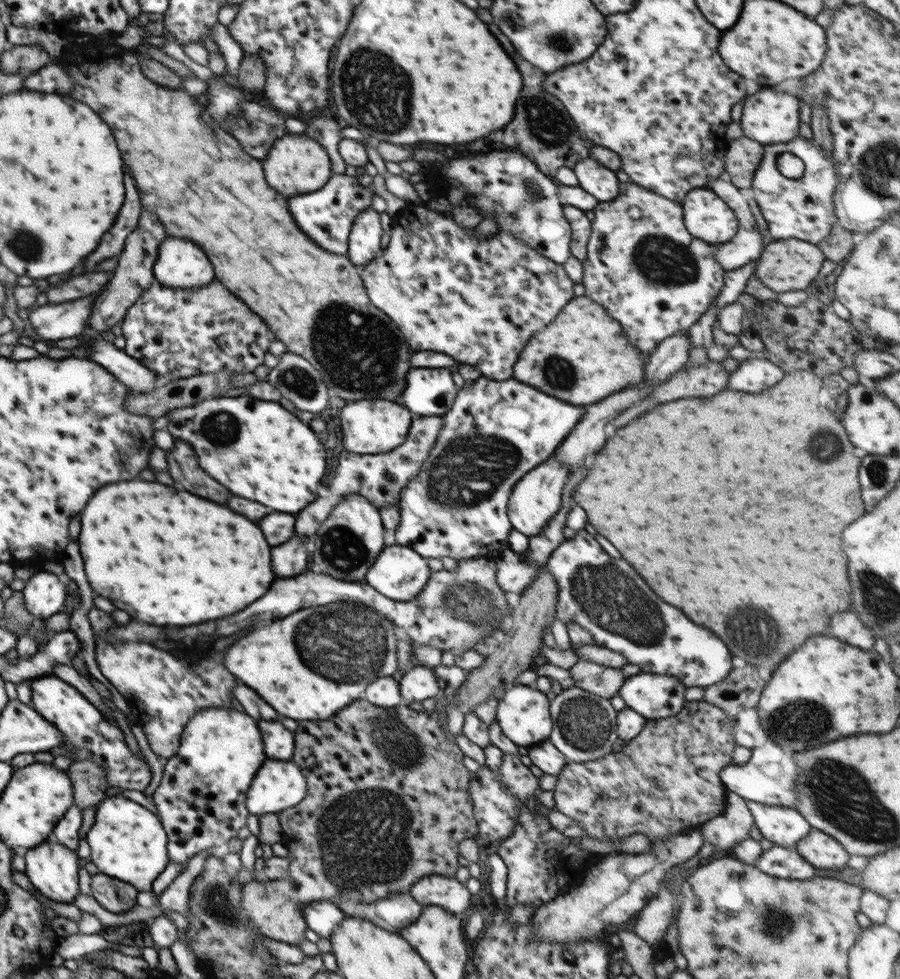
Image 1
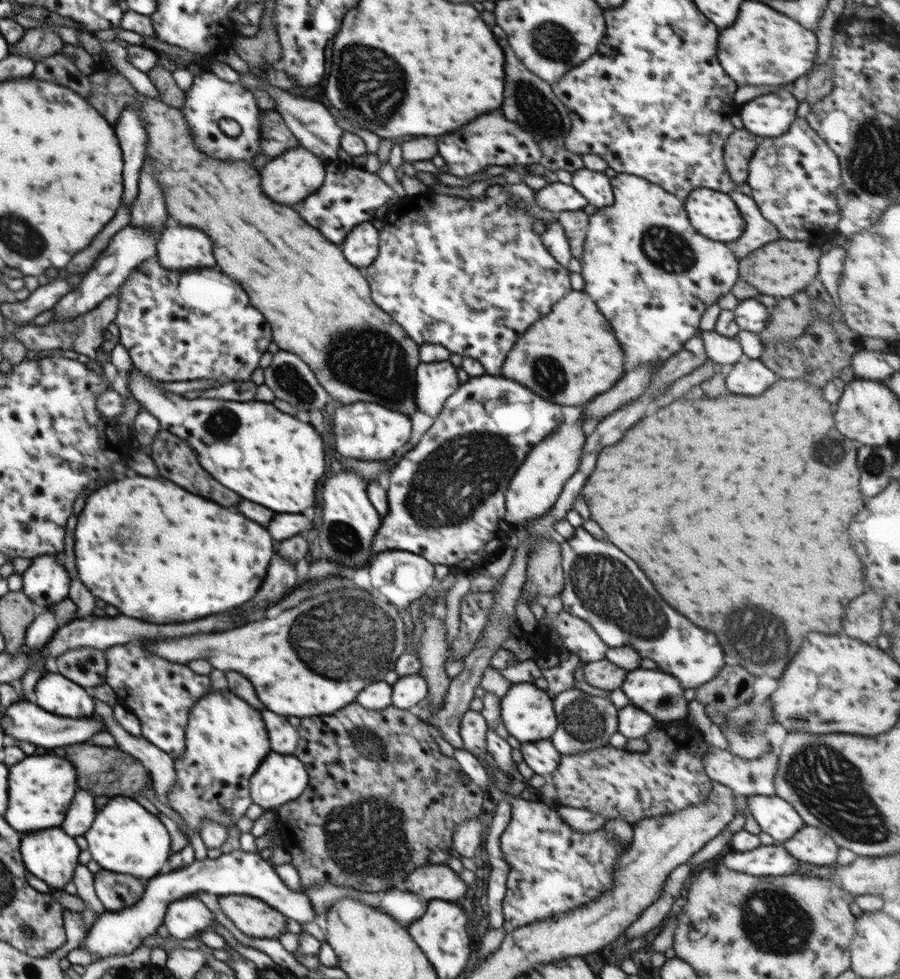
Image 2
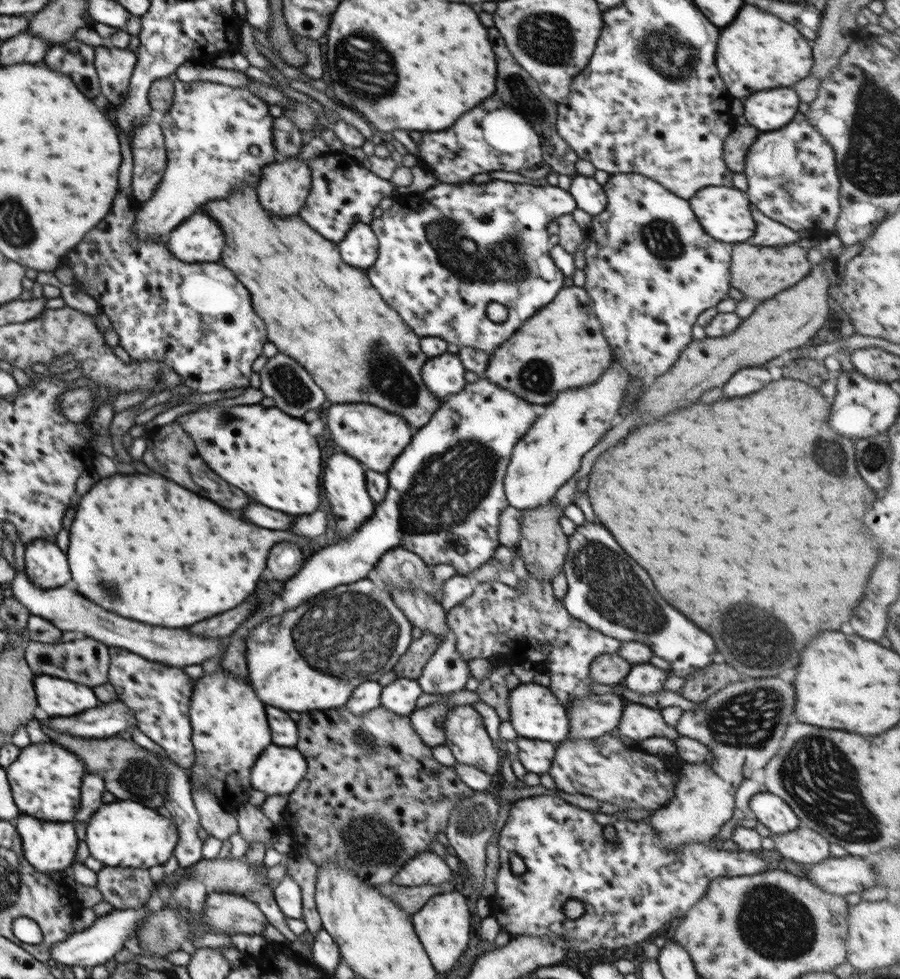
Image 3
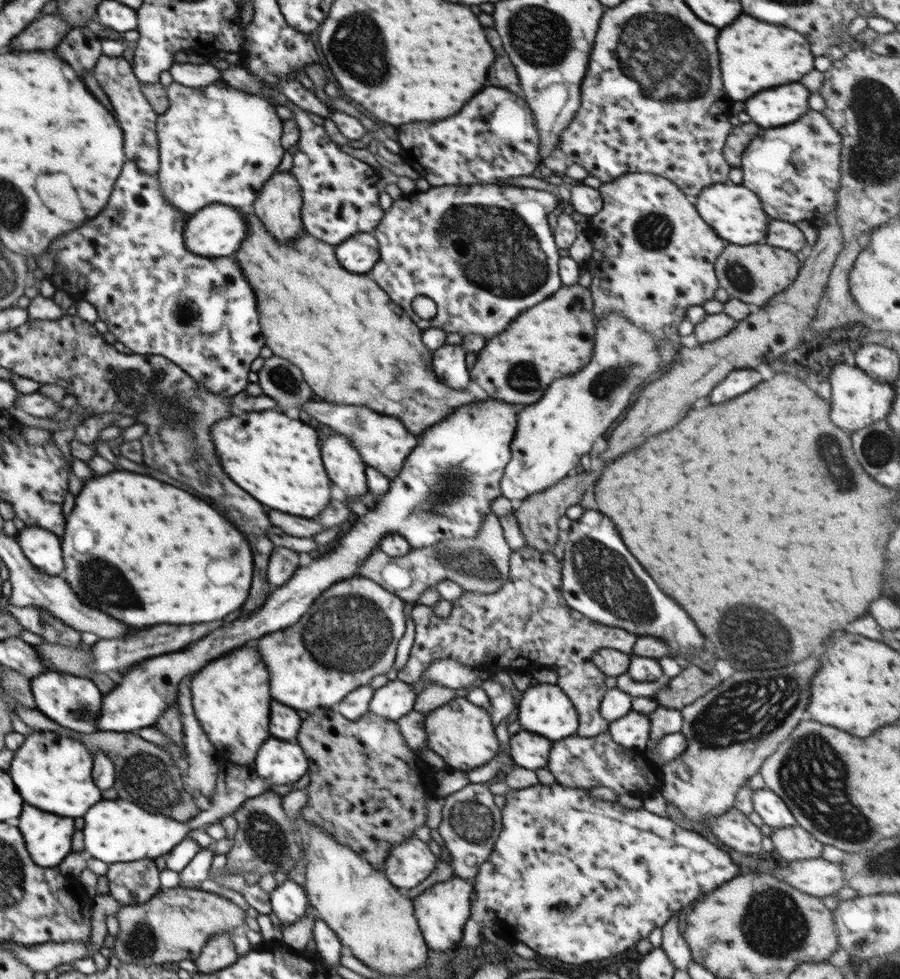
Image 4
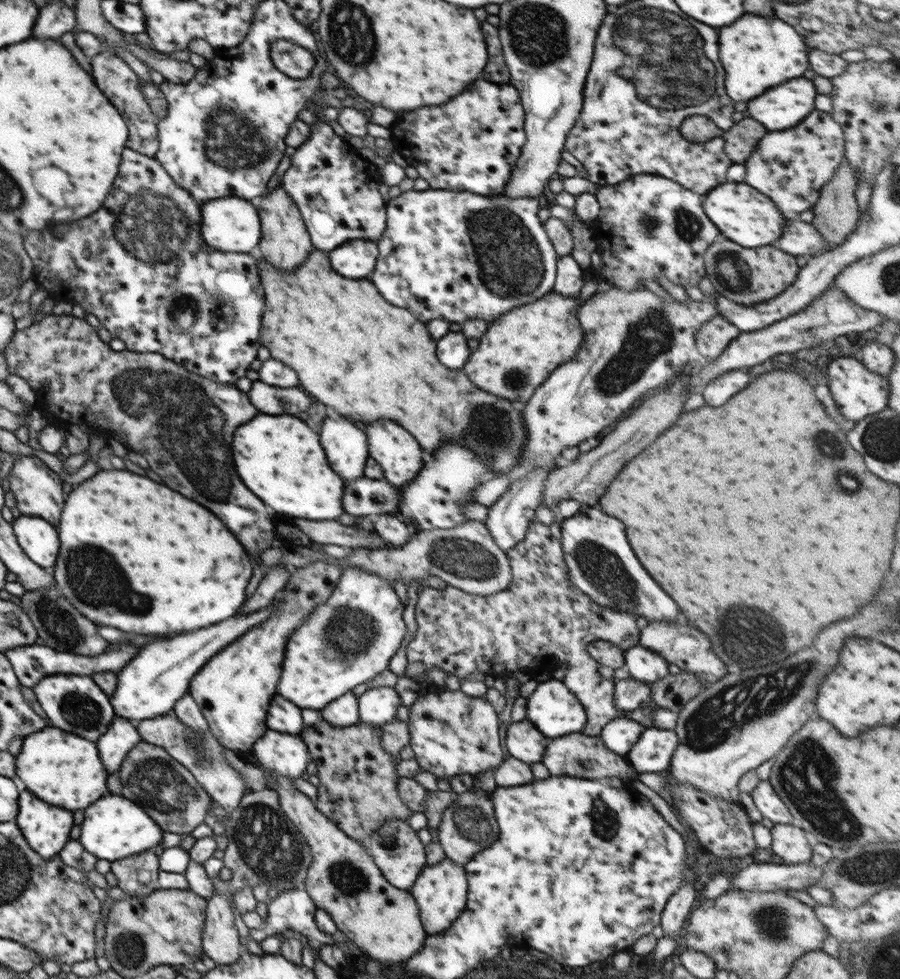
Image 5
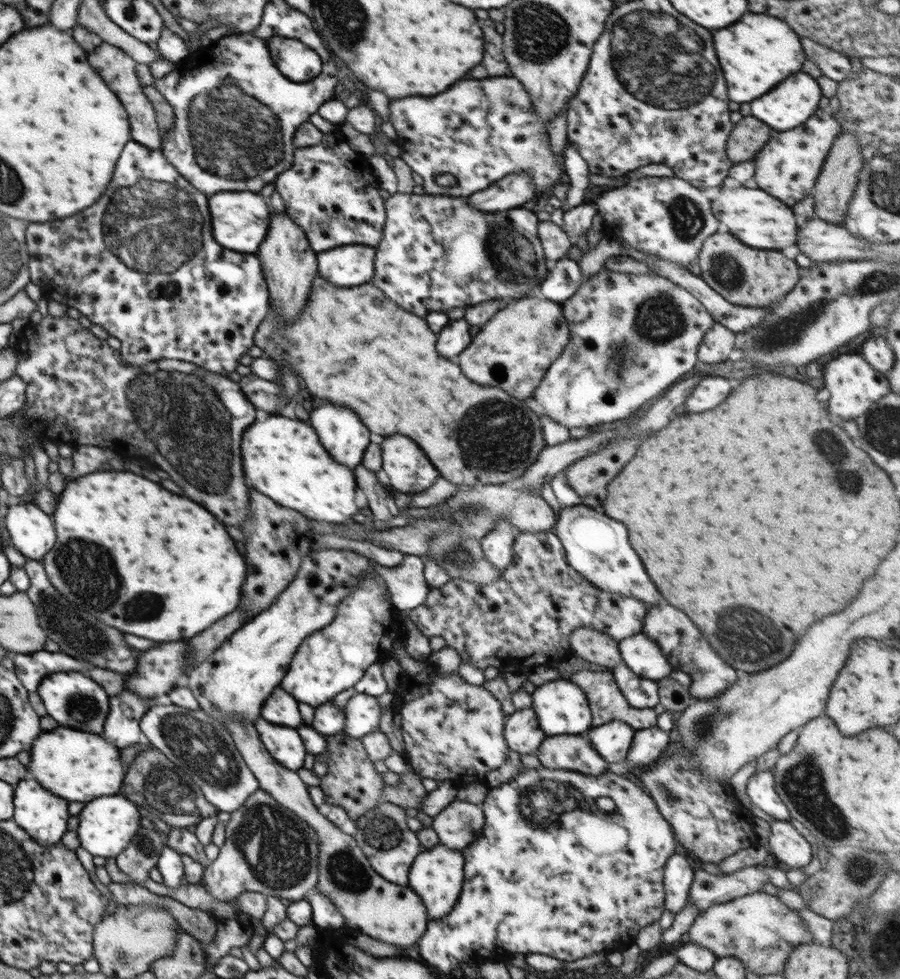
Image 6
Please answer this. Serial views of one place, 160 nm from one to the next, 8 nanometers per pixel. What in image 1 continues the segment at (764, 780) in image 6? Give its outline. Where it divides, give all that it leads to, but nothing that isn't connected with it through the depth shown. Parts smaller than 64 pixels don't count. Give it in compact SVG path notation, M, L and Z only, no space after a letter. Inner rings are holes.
M748 801L747 807L753 814L756 828L775 845L796 848L812 829L810 823L794 808L766 806L754 801Z

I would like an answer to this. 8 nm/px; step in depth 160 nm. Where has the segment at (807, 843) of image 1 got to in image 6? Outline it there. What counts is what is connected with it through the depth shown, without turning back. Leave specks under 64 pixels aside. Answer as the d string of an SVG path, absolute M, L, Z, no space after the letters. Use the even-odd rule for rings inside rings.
M790 821L771 822L771 834L767 847L770 854L791 868L808 866L812 860L812 849L806 838Z

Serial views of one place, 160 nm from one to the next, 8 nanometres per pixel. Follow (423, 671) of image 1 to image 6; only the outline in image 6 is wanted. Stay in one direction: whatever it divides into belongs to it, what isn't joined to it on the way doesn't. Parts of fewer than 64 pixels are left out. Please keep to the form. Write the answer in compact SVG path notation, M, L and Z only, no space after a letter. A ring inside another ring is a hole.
M355 693L343 709L343 730L348 736L361 739L378 730L383 710L377 696Z

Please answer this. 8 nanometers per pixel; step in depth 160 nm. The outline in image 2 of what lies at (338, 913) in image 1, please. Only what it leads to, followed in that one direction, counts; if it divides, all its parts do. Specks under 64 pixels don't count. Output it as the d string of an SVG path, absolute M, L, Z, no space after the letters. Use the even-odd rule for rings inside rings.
M240 848L228 854L222 853L216 859L195 860L184 868L165 870L154 878L150 878L145 882L144 894L130 908L106 911L97 917L79 949L88 950L96 960L130 955L147 937L156 935L158 927L163 924L168 905L198 890L216 896L247 894L263 900L287 918L292 918L298 923L316 921L322 924L322 920L319 921L321 917L317 918L317 912L313 909L313 904L306 892L292 892L280 880L274 865L269 860L263 860L258 852L246 852Z

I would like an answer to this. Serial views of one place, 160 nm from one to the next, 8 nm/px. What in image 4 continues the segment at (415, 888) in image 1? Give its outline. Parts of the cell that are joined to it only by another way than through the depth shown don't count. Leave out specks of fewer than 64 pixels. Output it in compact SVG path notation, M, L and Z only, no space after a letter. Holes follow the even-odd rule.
M411 836L393 846L383 871L396 888L405 891L426 880L438 861L439 857L430 851L428 843Z

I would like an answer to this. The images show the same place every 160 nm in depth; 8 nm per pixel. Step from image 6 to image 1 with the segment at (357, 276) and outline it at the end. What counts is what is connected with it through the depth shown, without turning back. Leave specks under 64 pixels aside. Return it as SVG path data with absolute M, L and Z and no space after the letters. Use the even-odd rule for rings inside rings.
M372 209L361 210L354 219L348 240L348 254L353 265L361 268L382 251L382 225L380 213Z

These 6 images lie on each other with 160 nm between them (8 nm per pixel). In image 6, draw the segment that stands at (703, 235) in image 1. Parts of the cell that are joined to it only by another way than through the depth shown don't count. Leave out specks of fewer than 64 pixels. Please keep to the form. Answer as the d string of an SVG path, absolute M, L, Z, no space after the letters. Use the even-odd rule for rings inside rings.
M721 188L720 195L712 202L711 208L716 220L726 224L728 232L734 234L746 246L780 250L796 244L798 228L792 210L760 188Z

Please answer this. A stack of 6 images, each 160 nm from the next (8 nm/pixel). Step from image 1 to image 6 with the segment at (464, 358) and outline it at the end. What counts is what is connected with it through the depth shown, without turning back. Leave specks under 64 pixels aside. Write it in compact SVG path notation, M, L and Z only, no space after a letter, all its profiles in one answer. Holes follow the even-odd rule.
M394 193L386 198L387 219L383 228L383 236L380 244L375 246L375 263L372 284L376 285L390 300L393 300L398 306L402 306L404 310L410 311L412 314L425 318L431 312L447 313L452 308L464 308L464 306L476 306L480 302L486 300L518 300L522 299L534 290L548 276L549 270L546 267L546 255L537 231L539 220L534 211L525 209L523 206L516 207L506 212L480 212L469 205L465 197L457 197L452 195L431 195L428 193Z

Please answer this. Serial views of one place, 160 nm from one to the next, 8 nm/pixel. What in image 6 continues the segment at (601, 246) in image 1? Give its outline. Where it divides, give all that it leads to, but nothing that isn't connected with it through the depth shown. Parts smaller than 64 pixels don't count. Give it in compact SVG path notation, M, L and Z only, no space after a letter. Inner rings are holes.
M646 176L640 179L630 179L621 187L609 188L607 191L598 193L593 203L596 206L597 214L603 218L610 237L620 239L624 245L630 246L638 252L653 254L687 268L691 262L698 259L704 240L716 233L719 223L710 210L710 200L704 196L702 191L676 176Z

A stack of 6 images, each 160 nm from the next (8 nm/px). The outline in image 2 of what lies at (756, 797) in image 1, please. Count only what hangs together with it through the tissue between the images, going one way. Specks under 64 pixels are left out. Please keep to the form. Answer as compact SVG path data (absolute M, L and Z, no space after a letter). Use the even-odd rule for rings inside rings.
M709 746L709 752L705 754L703 765L706 774L715 782L731 788L738 796L762 796L776 795L775 776L778 770L779 753L776 747L766 751L763 755L752 760L746 760L734 756L728 749Z

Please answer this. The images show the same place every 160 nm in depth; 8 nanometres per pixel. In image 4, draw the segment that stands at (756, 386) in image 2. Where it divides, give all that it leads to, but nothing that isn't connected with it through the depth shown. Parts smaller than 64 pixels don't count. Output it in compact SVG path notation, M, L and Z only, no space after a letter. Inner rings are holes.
M734 369L716 386L716 390L712 390L710 400L714 404L732 400L732 398L748 392L750 388L754 388L760 382L762 382L762 374L756 369Z

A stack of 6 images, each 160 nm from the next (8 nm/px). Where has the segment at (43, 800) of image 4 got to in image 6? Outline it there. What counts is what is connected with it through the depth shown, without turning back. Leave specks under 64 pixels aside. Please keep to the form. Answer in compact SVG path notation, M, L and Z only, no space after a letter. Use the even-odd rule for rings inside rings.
M68 727L43 731L29 750L29 776L44 786L48 792L70 802L90 802L94 798L119 794L124 766L120 761L120 748L111 745L101 734L80 732Z

